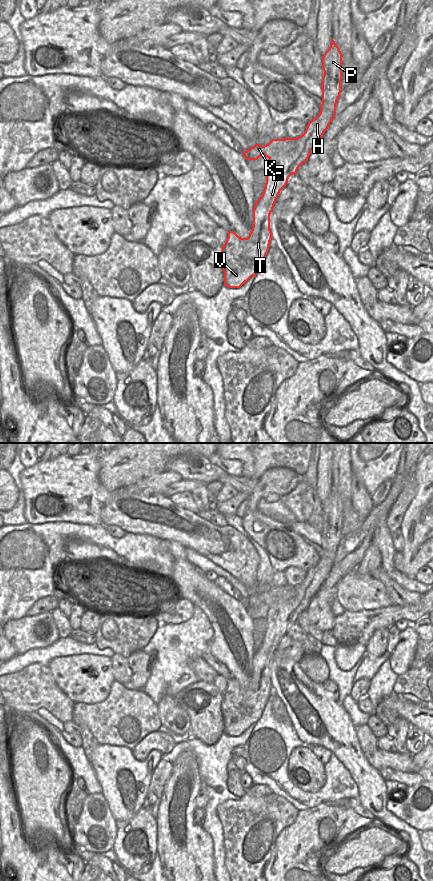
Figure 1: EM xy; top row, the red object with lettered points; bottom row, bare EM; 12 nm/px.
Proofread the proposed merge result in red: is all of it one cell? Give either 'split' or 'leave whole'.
split

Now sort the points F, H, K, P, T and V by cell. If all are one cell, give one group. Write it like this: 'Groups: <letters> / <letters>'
Groups: F H P T V / K

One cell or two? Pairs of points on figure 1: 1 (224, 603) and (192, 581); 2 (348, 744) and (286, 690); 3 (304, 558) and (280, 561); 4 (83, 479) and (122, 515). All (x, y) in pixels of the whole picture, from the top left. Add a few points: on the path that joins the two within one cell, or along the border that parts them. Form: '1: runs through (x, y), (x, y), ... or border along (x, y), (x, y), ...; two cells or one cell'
1: runs through (216, 601), (213, 601), (200, 589); one cell
2: runs through (332, 728), (310, 702), (302, 697); one cell
3: runs through (298, 558), (286, 560); one cell
4: border along (110, 492), (110, 496), (101, 510), (100, 522); two cells

